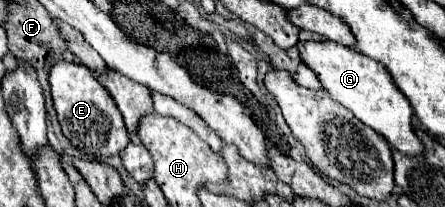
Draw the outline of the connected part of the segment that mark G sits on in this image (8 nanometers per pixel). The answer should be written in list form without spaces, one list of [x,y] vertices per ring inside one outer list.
[[[330,40],[298,42],[298,50],[300,50],[302,62],[316,72],[324,90],[328,90],[328,94],[336,102],[352,110],[352,114],[360,122],[364,122],[374,132],[384,136],[392,150],[398,150],[406,156],[420,156],[424,152],[424,144],[416,136],[414,126],[412,126],[412,116],[414,116],[412,106],[406,100],[406,96],[396,88],[396,84],[392,82],[392,76],[382,64],[378,64],[376,60],[360,52],[354,52],[352,48],[346,48]]]

